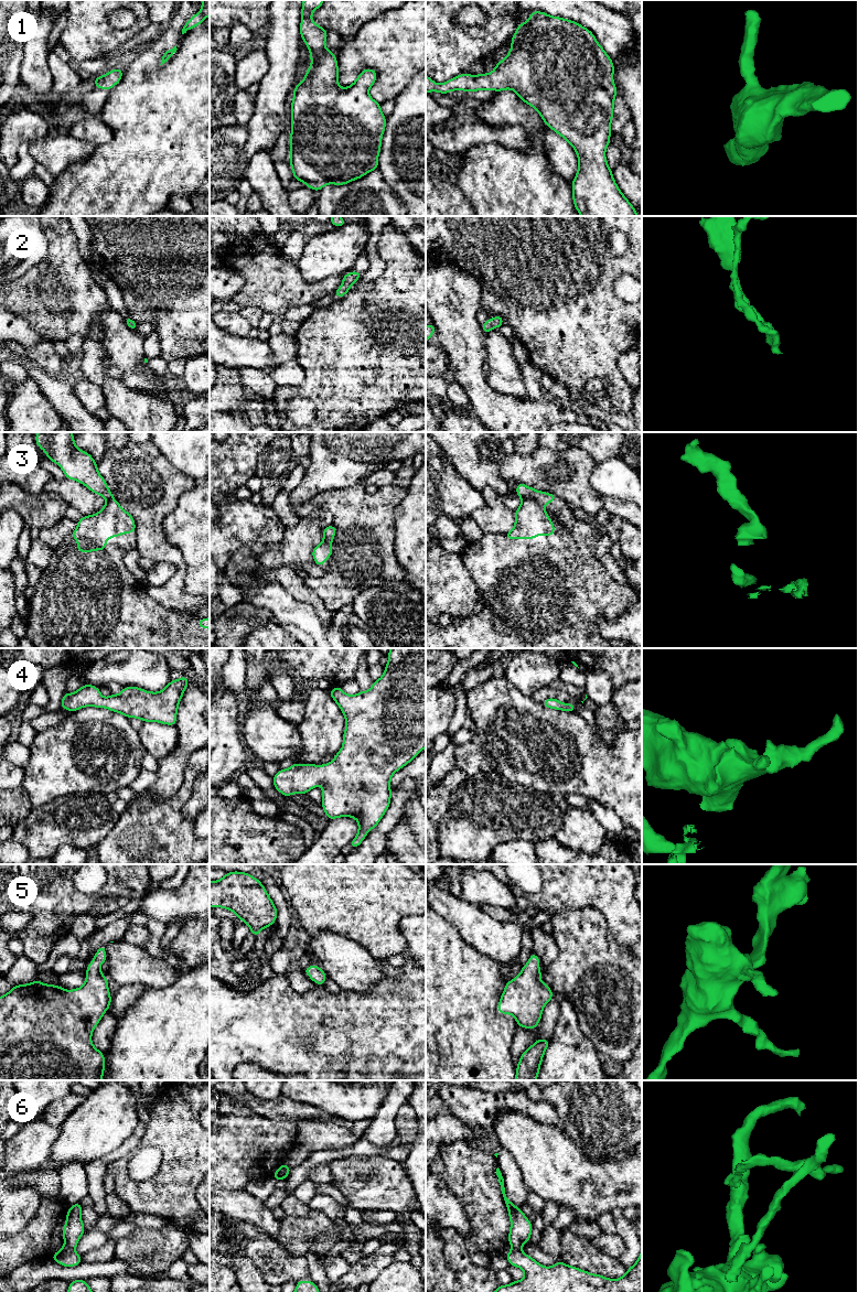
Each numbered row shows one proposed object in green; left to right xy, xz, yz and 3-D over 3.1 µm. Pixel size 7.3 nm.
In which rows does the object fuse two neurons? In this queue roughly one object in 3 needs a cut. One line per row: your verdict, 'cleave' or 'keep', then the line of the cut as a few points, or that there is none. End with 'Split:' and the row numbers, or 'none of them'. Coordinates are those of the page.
1: keep | no cut
2: keep | no cut
3: keep | no cut
4: keep | no cut
5: keep | no cut
6: cleave | xy (65, 1246), (74, 1249)
Split: 6

